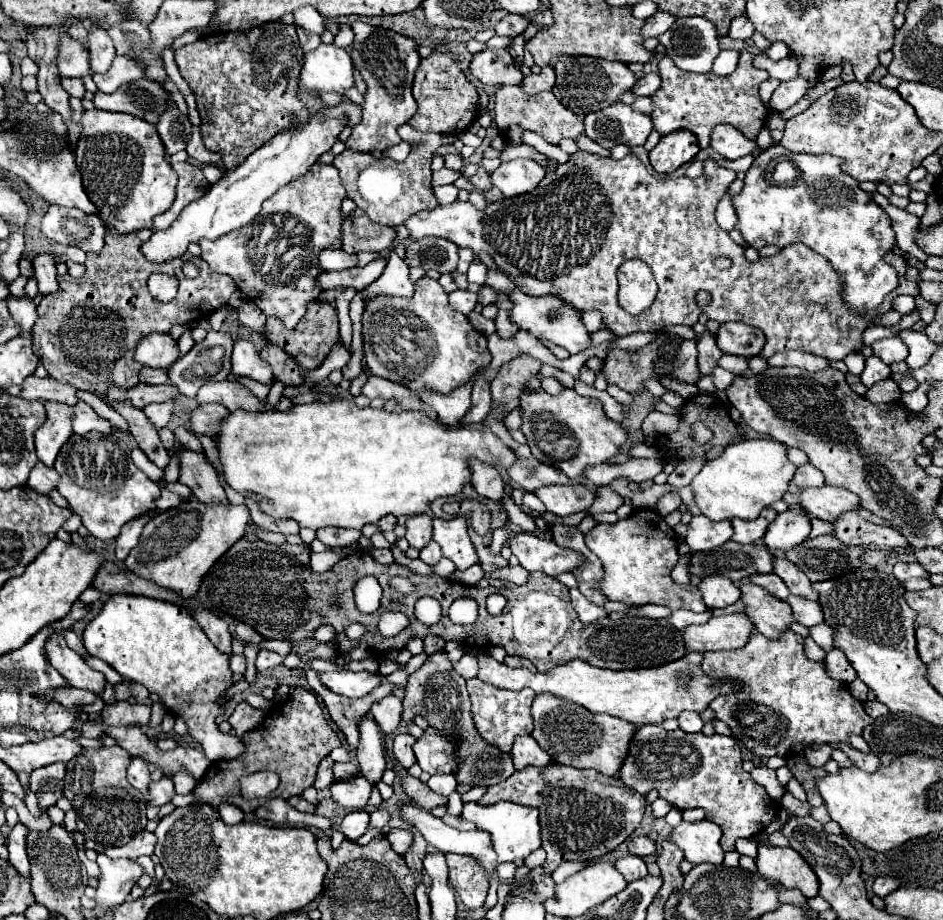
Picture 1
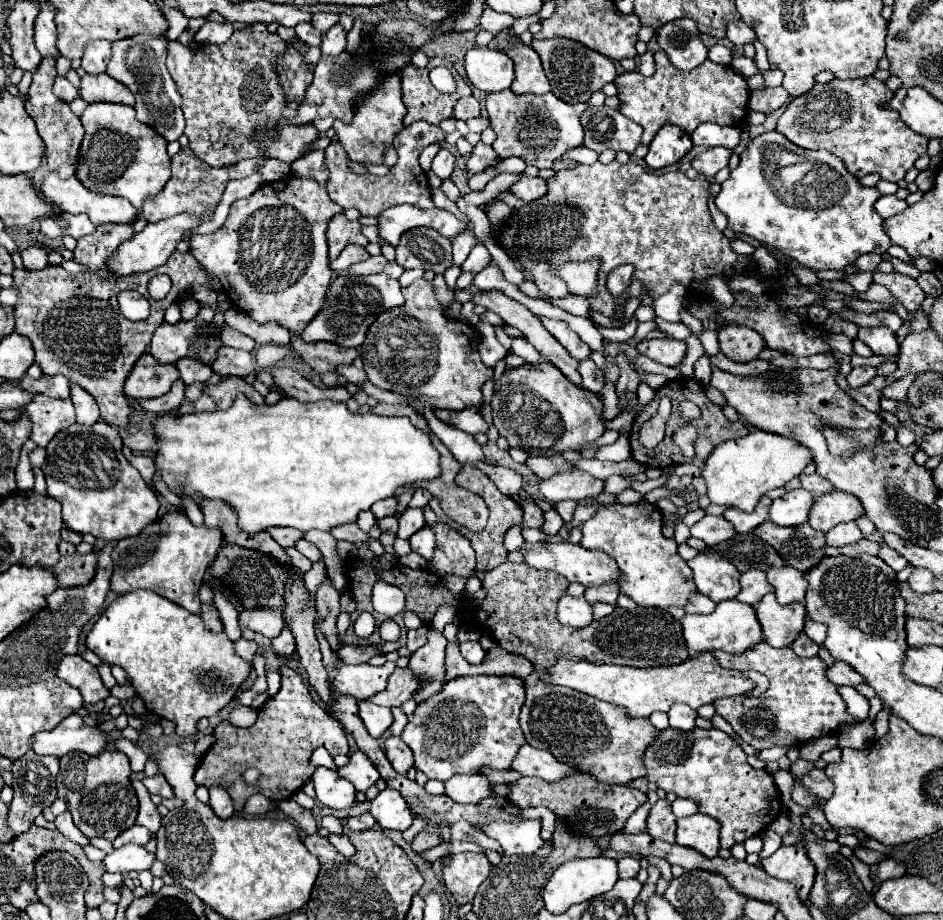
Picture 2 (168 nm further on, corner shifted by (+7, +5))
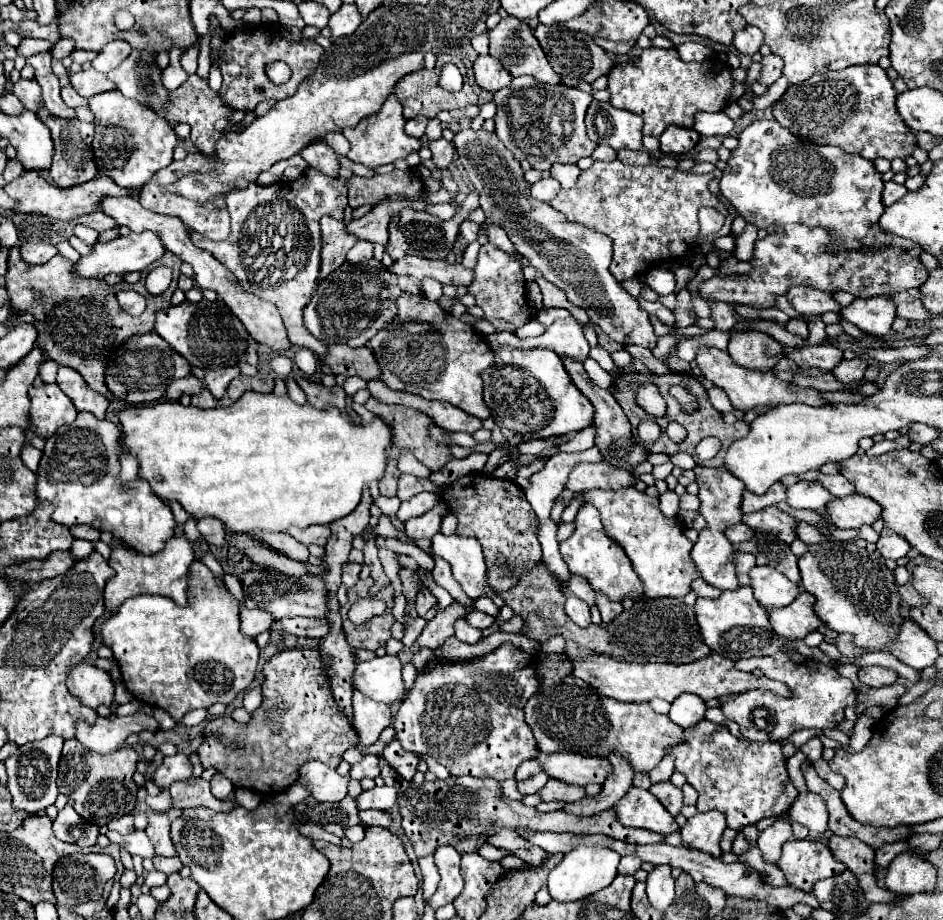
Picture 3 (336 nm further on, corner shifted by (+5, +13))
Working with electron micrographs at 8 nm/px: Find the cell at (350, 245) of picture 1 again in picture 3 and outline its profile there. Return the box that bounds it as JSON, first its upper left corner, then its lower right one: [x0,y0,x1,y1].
[319,216,357,282]

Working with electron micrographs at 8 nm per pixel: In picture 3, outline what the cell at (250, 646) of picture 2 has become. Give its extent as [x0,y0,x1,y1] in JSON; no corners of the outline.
[241,608,273,638]

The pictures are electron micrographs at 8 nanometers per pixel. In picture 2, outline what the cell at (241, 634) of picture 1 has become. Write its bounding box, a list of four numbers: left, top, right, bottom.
[239,610,283,638]

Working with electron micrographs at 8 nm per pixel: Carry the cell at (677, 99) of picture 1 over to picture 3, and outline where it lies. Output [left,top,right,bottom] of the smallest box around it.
[607,48,731,136]

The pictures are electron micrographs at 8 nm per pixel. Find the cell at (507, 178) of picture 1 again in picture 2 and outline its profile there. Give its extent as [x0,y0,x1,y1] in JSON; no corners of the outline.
[509,174,547,202]

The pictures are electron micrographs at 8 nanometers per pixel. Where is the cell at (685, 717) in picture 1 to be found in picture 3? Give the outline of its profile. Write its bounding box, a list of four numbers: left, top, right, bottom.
[669,694,705,728]

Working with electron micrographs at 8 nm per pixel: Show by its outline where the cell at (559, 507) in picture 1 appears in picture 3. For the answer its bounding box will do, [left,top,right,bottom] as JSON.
[567,462,635,492]

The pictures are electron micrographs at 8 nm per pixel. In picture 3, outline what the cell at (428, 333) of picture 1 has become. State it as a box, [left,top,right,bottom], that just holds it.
[369,294,493,420]

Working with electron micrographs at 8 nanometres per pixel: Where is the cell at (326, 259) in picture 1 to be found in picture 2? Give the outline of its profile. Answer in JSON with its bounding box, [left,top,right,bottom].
[331,246,369,270]

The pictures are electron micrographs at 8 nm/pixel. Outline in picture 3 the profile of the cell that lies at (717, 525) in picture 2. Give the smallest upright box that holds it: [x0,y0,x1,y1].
[725,524,753,544]

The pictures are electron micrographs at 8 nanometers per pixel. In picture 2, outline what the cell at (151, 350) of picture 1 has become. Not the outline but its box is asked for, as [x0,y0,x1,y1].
[149,318,219,364]

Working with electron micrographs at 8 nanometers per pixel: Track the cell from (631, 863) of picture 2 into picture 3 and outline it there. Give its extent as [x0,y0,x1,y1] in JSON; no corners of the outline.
[619,856,641,874]

